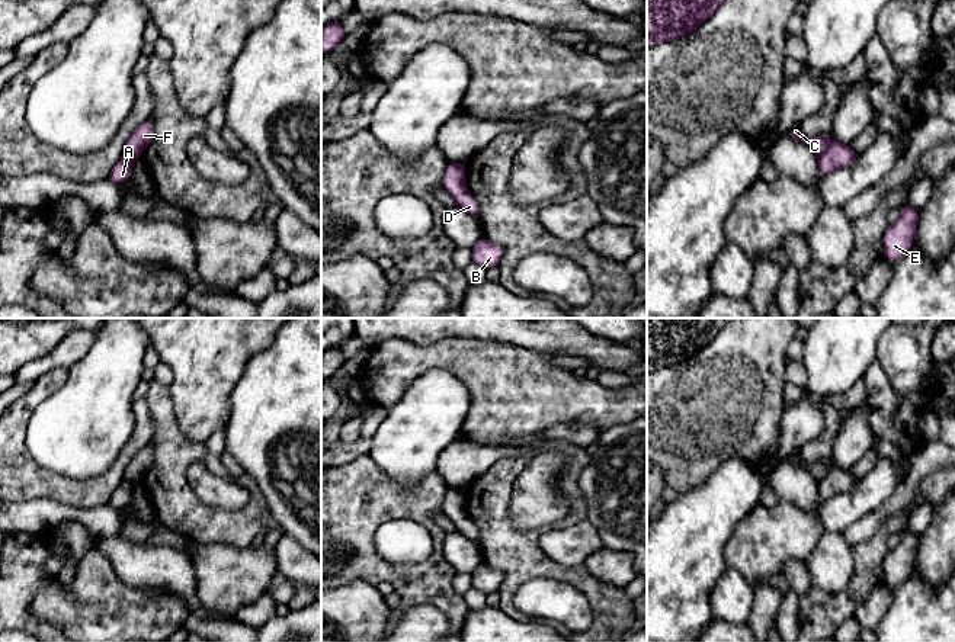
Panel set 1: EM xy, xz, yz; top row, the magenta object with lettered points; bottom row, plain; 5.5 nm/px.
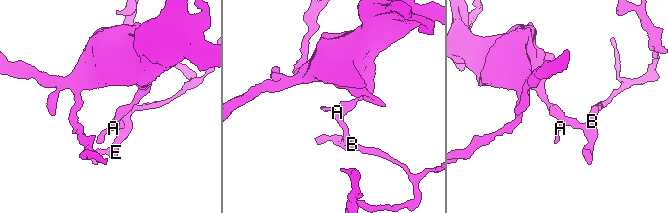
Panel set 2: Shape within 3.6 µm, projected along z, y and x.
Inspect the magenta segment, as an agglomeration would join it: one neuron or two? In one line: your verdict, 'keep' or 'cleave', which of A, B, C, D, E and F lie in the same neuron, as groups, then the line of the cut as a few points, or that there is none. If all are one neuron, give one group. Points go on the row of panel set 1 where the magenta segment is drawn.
cleave; A B D E / C F; cut in yz along (832, 141), (817, 156)

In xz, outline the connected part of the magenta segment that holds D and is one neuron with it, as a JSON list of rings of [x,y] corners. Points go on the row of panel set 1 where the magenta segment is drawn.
[[[449,163],[442,179],[442,186],[454,198],[458,208],[478,218],[477,200],[470,195],[465,184],[465,167]]]

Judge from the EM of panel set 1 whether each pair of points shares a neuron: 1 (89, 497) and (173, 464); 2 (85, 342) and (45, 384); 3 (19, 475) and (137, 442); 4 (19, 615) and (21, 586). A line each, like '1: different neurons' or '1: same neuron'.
1: different neurons
2: different neurons
3: same neuron
4: same neuron

